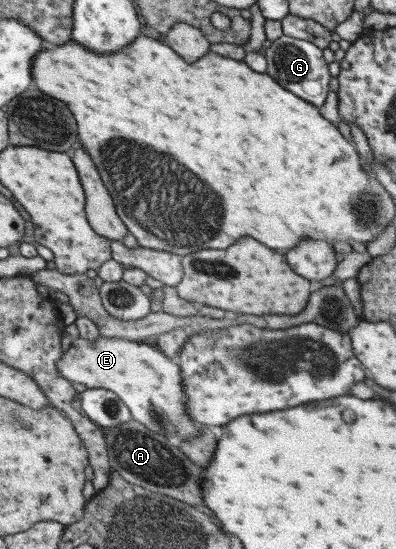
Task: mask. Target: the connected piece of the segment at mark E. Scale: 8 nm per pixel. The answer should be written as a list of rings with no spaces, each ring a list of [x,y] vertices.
[[[103,338],[72,339],[71,346],[56,363],[58,374],[71,383],[81,383],[87,389],[108,390],[117,395],[130,411],[133,421],[153,433],[166,437],[177,447],[180,441],[200,433],[199,424],[190,420],[185,409],[180,367],[163,352],[142,342]]]

